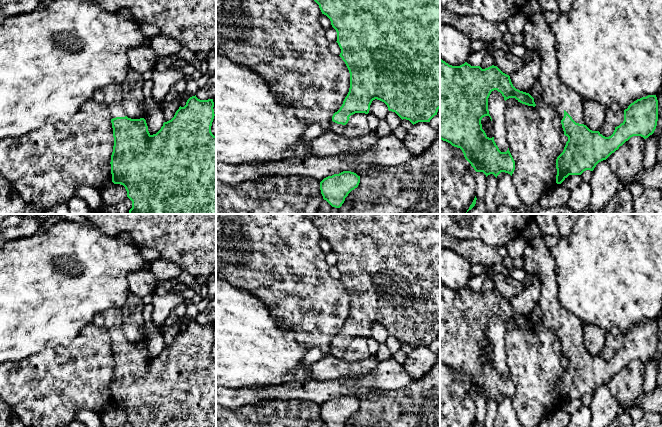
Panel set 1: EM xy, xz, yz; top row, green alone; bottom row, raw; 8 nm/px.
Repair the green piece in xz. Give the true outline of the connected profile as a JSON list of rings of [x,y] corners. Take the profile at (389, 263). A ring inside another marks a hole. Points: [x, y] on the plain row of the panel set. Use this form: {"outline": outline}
{"outline": [[[304,214],[308,219],[310,219],[314,225],[319,229],[322,238],[326,239],[330,245],[332,251],[337,256],[337,267],[341,273],[340,281],[345,286],[349,297],[350,297],[350,312],[347,320],[345,321],[340,333],[335,336],[332,340],[332,346],[330,348],[330,354],[334,355],[336,358],[343,358],[346,352],[346,348],[349,345],[349,341],[355,337],[365,337],[368,338],[370,334],[370,329],[373,324],[377,323],[384,326],[389,335],[395,336],[402,344],[409,344],[413,349],[418,346],[430,346],[430,344],[437,339],[438,333],[440,332],[440,214]]]}

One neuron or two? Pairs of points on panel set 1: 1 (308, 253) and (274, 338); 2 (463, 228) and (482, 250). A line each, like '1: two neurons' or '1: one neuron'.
1: two neurons
2: two neurons

